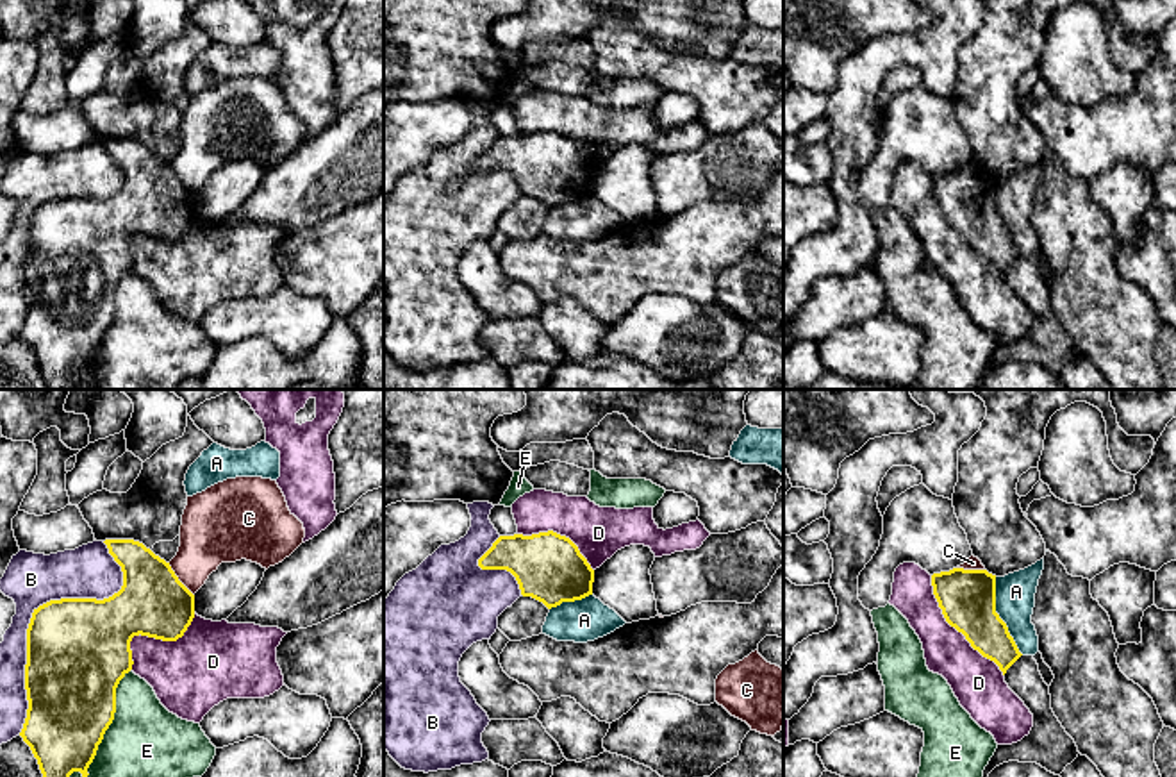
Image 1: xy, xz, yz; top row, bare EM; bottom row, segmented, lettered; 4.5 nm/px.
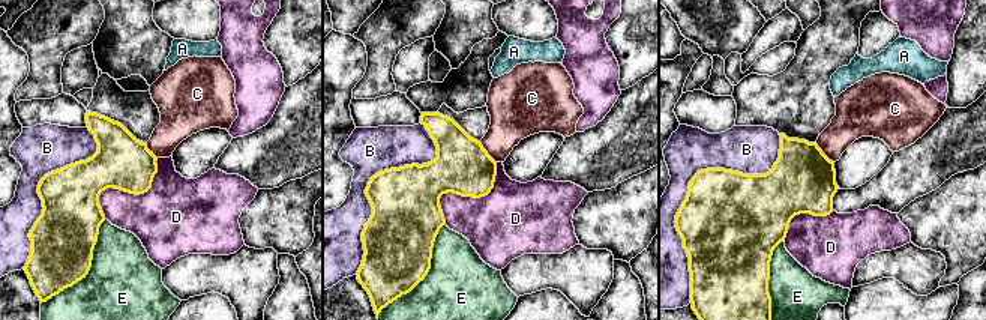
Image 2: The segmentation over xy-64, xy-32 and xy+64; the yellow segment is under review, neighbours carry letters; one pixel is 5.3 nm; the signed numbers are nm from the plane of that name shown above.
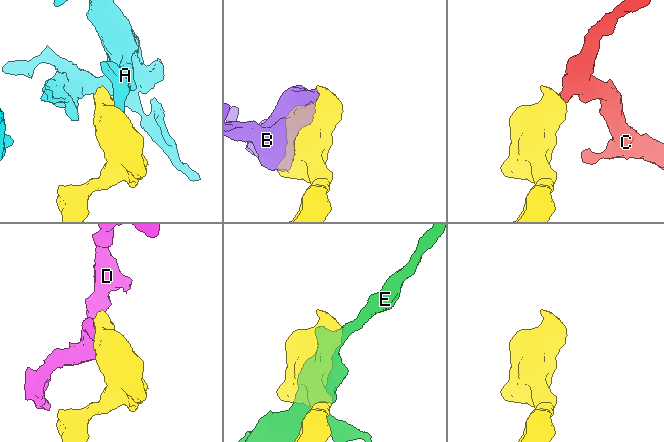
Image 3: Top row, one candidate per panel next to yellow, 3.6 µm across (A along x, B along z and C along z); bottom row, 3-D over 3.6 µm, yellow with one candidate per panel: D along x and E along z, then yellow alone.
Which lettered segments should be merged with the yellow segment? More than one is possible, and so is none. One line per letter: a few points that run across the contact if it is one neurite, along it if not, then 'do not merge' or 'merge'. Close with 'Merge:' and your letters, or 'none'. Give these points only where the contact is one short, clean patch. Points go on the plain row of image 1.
A: do not merge
B: do not merge
C: line xy (168, 163), (177, 179), (193, 195); do not merge
D: do not merge
E: do not merge
Merge: none

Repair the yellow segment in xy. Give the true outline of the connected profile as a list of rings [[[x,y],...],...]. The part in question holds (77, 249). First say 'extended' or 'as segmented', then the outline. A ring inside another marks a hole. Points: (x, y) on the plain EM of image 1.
as segmented | [[[105,139],[109,154],[121,166],[123,186],[109,198],[61,198],[34,209],[27,229],[27,318],[20,336],[30,347],[48,389],[68,389],[70,375],[80,372],[87,379],[98,345],[116,313],[116,288],[132,270],[130,241],[134,236],[148,236],[162,241],[177,241],[195,218],[195,195],[178,180],[170,163],[155,155],[134,139]]]

